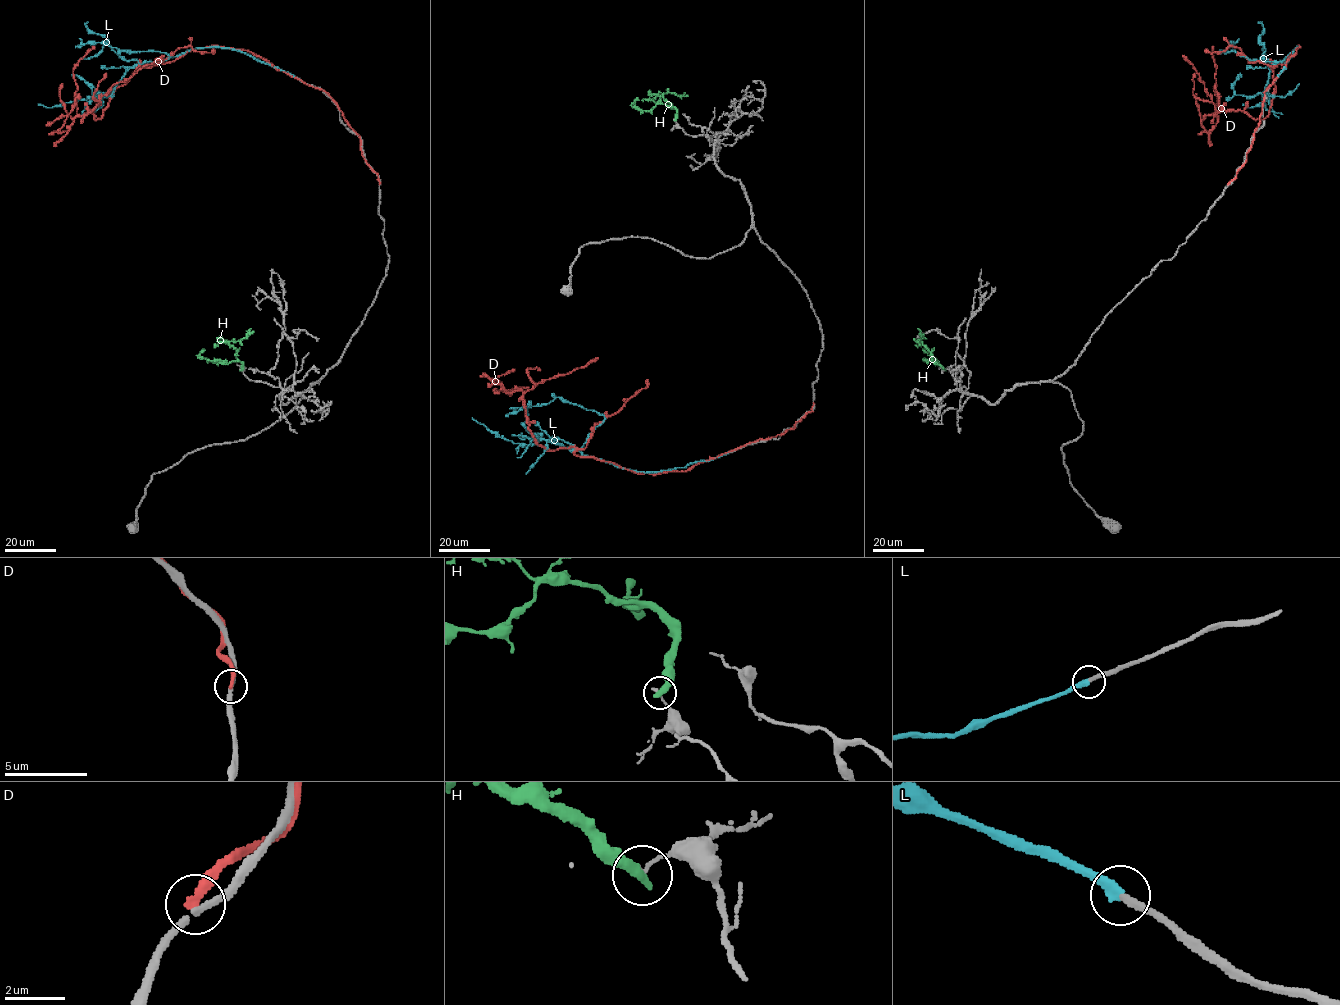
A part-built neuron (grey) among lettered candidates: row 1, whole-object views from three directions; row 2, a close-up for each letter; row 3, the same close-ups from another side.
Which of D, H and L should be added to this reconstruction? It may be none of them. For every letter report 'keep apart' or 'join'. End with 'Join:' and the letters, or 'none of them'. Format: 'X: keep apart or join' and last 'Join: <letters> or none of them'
D: keep apart
H: keep apart
L: join
Join: L

